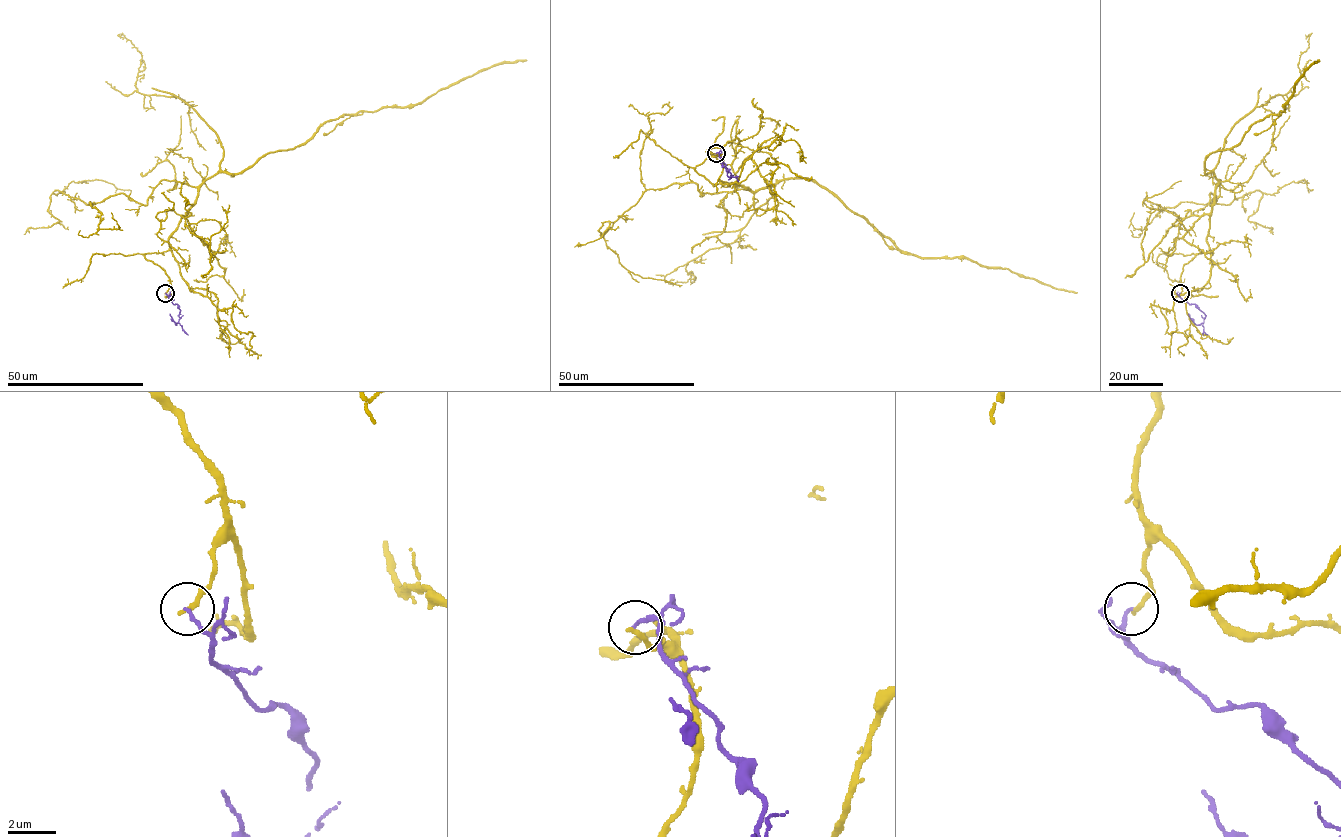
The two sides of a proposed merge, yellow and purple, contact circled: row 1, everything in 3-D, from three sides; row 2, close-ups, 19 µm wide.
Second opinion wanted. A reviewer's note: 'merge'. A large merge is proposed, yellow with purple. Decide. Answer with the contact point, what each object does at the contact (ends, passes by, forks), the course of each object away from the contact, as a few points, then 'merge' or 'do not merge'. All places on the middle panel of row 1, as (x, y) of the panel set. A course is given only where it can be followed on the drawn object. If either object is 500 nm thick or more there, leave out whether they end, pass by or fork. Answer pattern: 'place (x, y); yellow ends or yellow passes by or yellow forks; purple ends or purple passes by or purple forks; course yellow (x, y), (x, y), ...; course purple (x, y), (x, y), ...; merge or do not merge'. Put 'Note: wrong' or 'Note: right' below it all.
place (716, 153); yellow ends; purple ends; course yellow (716, 153), (695, 170), (712, 183), (753, 191), (809, 178), (901, 250), (966, 257), (1077, 293); course purple (716, 153), (731, 174), (729, 178), (720, 161); do not merge
Note: wrong

